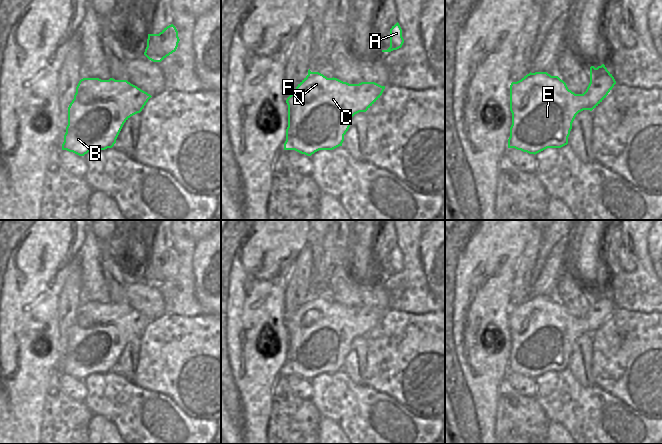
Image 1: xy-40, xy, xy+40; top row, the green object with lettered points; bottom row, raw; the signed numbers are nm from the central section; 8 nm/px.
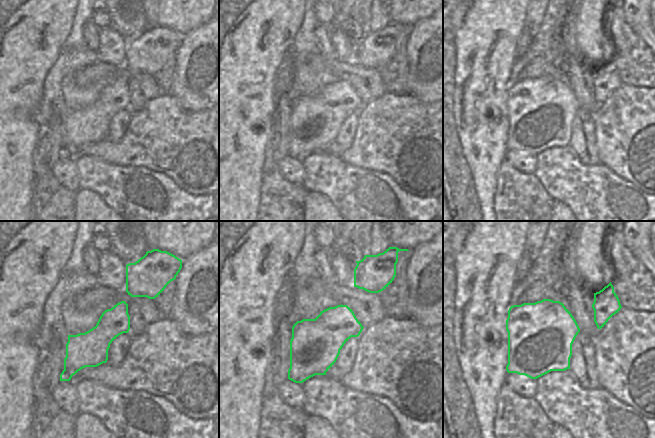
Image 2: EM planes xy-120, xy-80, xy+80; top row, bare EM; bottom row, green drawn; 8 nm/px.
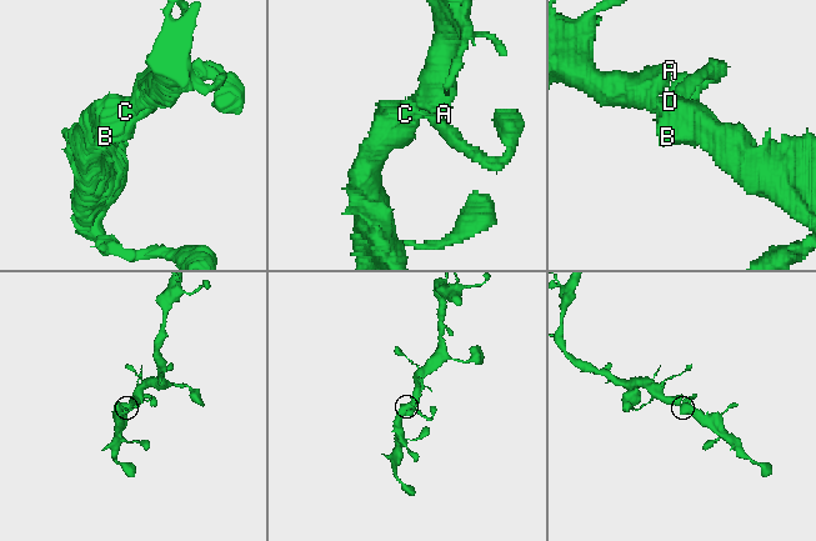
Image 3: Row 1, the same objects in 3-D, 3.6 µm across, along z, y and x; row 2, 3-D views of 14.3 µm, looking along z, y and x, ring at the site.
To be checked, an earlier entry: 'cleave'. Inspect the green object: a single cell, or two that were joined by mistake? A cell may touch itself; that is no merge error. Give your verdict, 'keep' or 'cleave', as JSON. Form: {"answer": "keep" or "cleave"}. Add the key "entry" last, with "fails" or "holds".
{"answer": "keep", "entry": "fails"}

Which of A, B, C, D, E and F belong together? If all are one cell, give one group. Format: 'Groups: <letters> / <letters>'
Groups: A B C D E F

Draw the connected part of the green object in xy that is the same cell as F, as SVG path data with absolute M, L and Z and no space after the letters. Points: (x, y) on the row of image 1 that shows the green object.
M309 69L308 75L286 100L288 127L284 150L295 150L311 156L319 150L333 150L342 146L352 117L359 112L366 112L380 98L384 89L385 86L375 82L349 84Z

